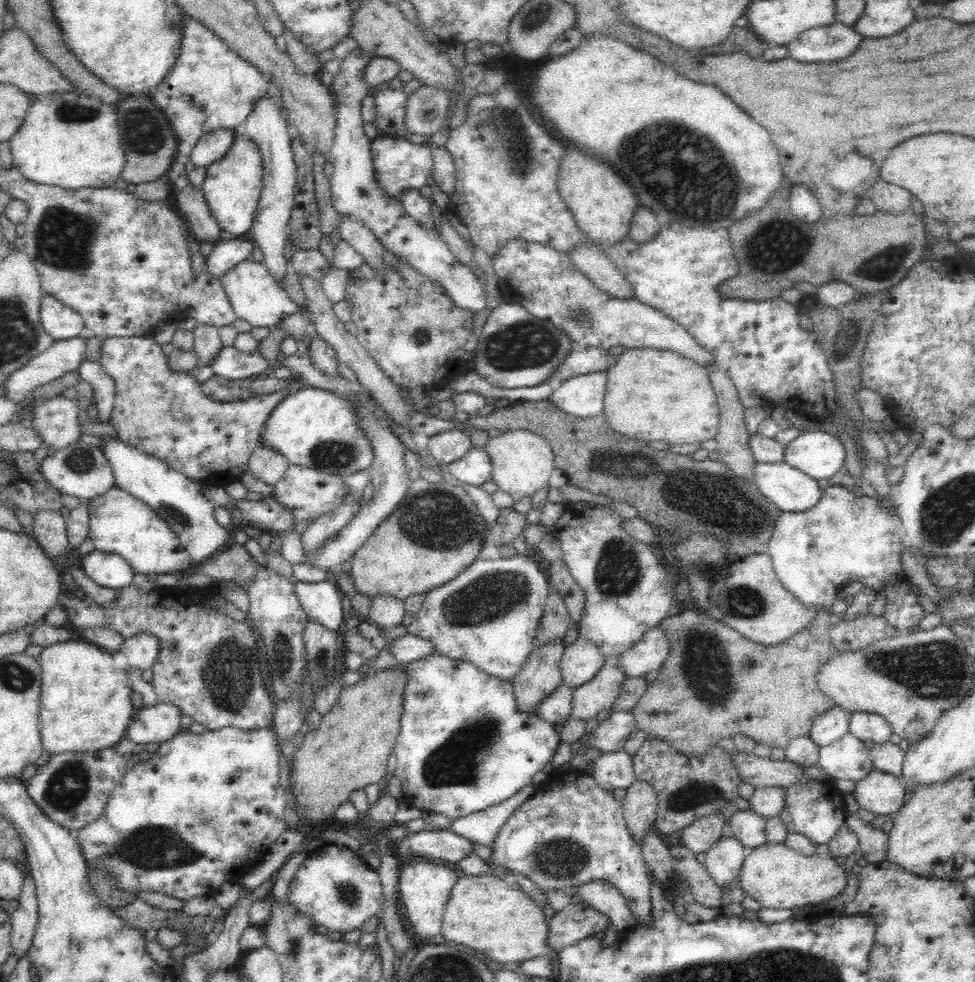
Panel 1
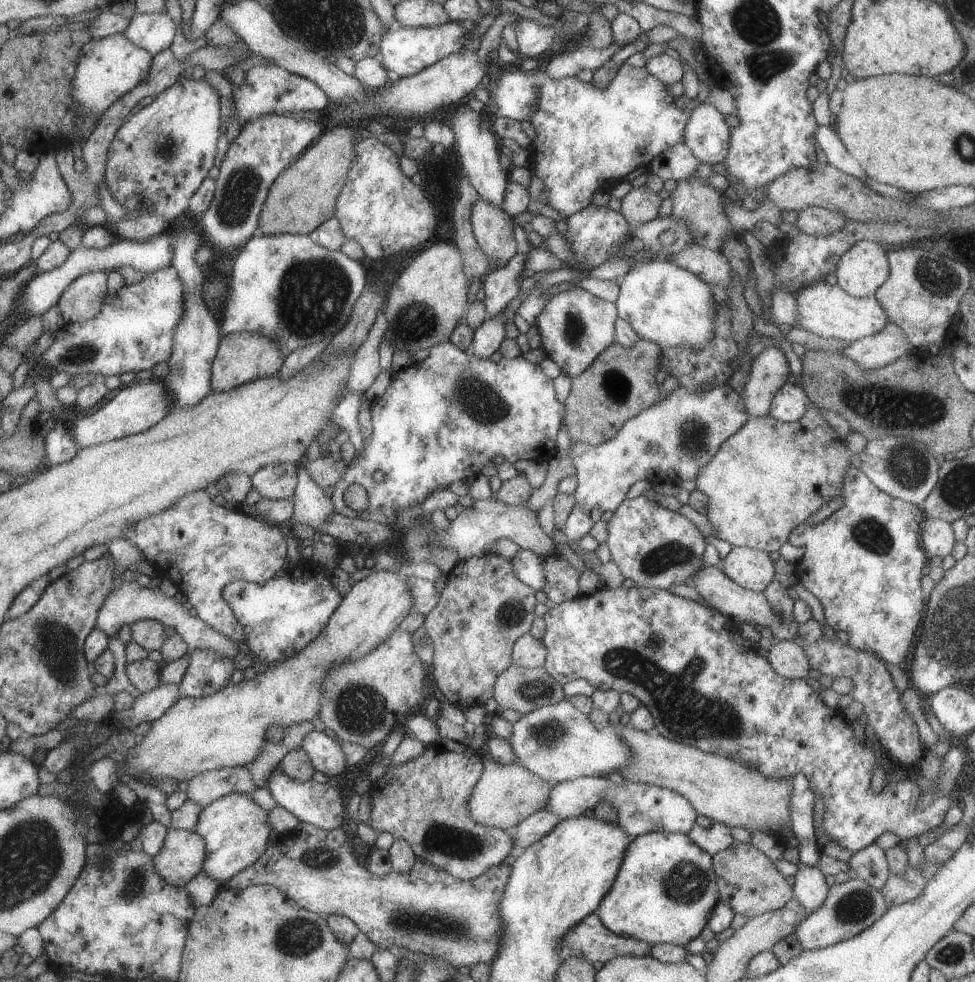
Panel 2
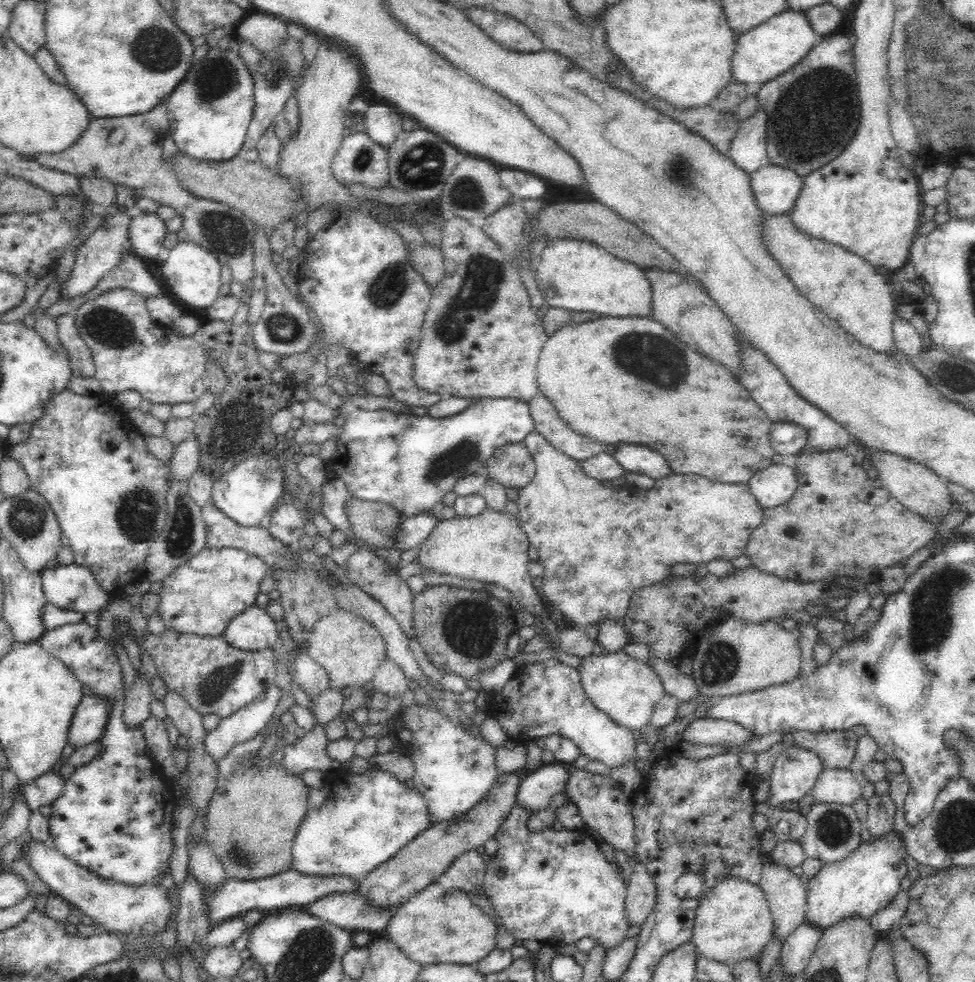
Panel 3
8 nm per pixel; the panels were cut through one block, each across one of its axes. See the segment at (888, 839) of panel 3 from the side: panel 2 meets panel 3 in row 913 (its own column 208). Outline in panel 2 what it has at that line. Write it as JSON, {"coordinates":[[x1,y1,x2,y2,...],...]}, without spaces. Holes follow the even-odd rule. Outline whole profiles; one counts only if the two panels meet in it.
{"coordinates":[[246,793,228,794,202,808,194,832,203,839,205,845,206,857,202,871,220,885,224,883,224,886,231,877,262,857,274,834,267,820,267,812]]}

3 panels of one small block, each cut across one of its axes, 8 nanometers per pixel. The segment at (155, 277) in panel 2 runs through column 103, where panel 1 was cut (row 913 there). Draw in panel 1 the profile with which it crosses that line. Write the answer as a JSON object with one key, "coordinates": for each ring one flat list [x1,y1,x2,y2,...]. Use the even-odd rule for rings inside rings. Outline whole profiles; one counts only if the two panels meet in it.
{"coordinates":[[325,843,309,852,299,866,287,892,287,899,299,912,312,916,330,932,348,933,382,911,385,897,376,869,348,846]]}

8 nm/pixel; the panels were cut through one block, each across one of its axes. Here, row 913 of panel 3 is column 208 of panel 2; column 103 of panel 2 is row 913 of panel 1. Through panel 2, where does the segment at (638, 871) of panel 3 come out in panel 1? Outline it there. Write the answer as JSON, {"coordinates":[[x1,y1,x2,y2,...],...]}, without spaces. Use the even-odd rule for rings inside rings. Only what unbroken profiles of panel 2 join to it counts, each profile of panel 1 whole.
{"coordinates":[[596,880,582,884,577,888,577,894,579,900,608,916,611,927,617,932,636,925,628,909,628,900,608,881]]}

